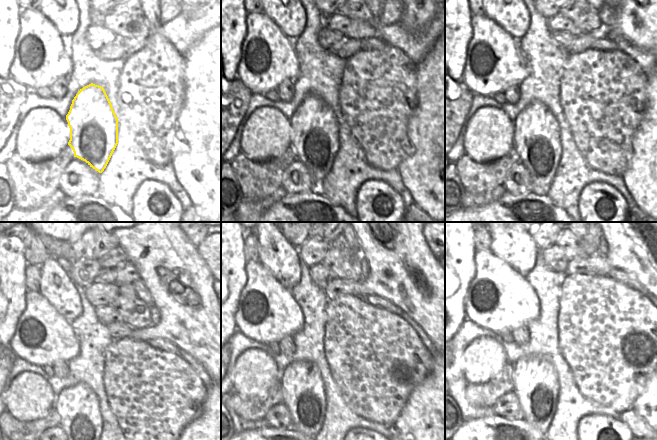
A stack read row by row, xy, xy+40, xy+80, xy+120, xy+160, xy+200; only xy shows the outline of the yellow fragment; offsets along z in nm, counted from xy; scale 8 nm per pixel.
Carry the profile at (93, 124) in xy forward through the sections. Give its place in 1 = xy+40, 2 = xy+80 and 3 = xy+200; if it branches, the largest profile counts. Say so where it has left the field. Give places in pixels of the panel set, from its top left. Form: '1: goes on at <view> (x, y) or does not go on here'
1: goes on at xy+40 (314, 127)
2: goes on at xy+80 (536, 132)
3: goes on at xy+200 (536, 394)

